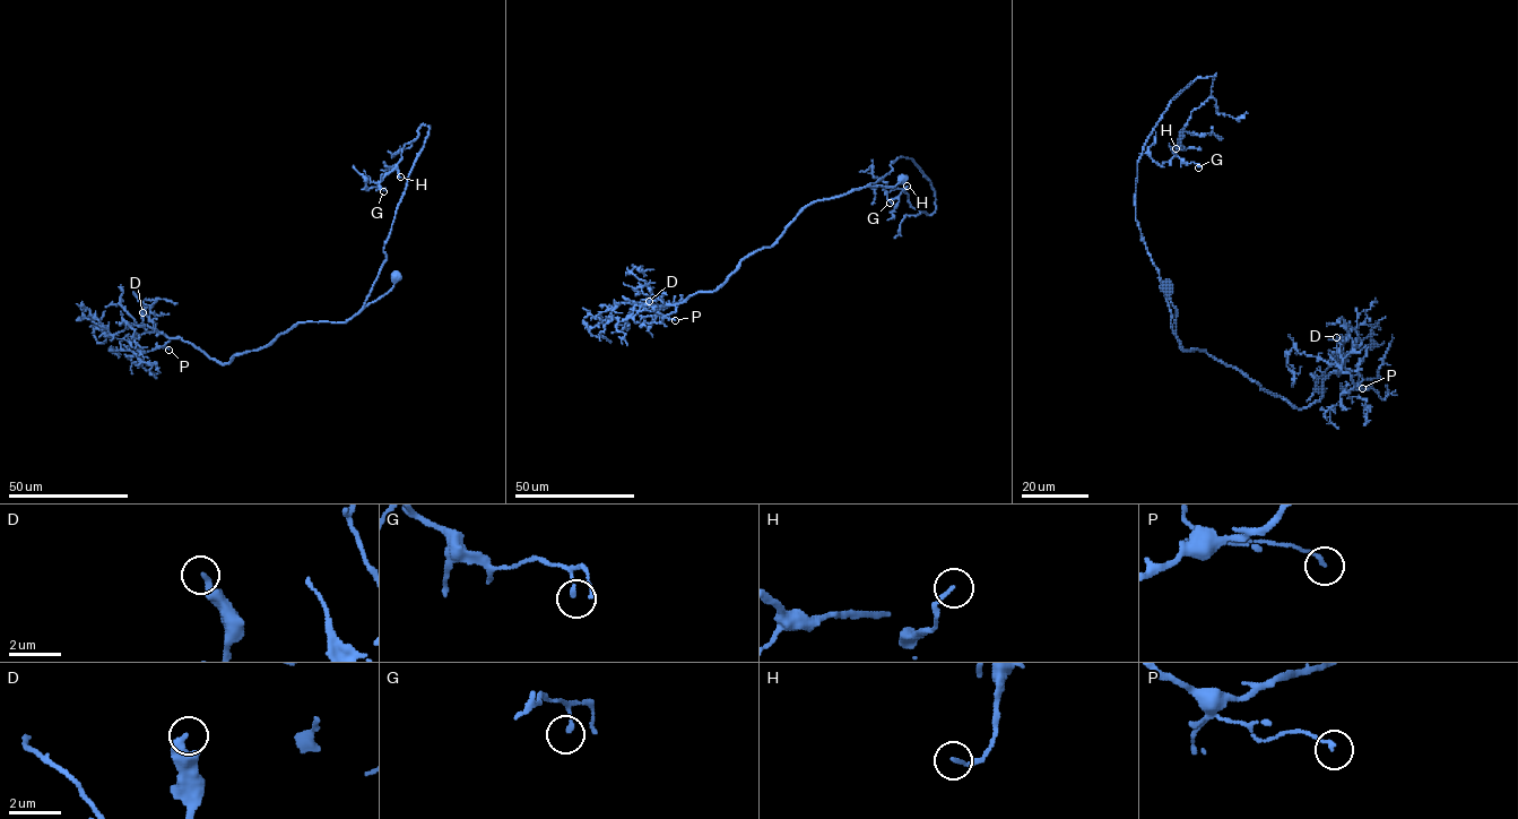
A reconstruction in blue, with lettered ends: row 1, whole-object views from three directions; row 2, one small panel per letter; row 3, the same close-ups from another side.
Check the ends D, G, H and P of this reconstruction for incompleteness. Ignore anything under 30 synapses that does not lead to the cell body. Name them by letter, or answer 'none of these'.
none of these

